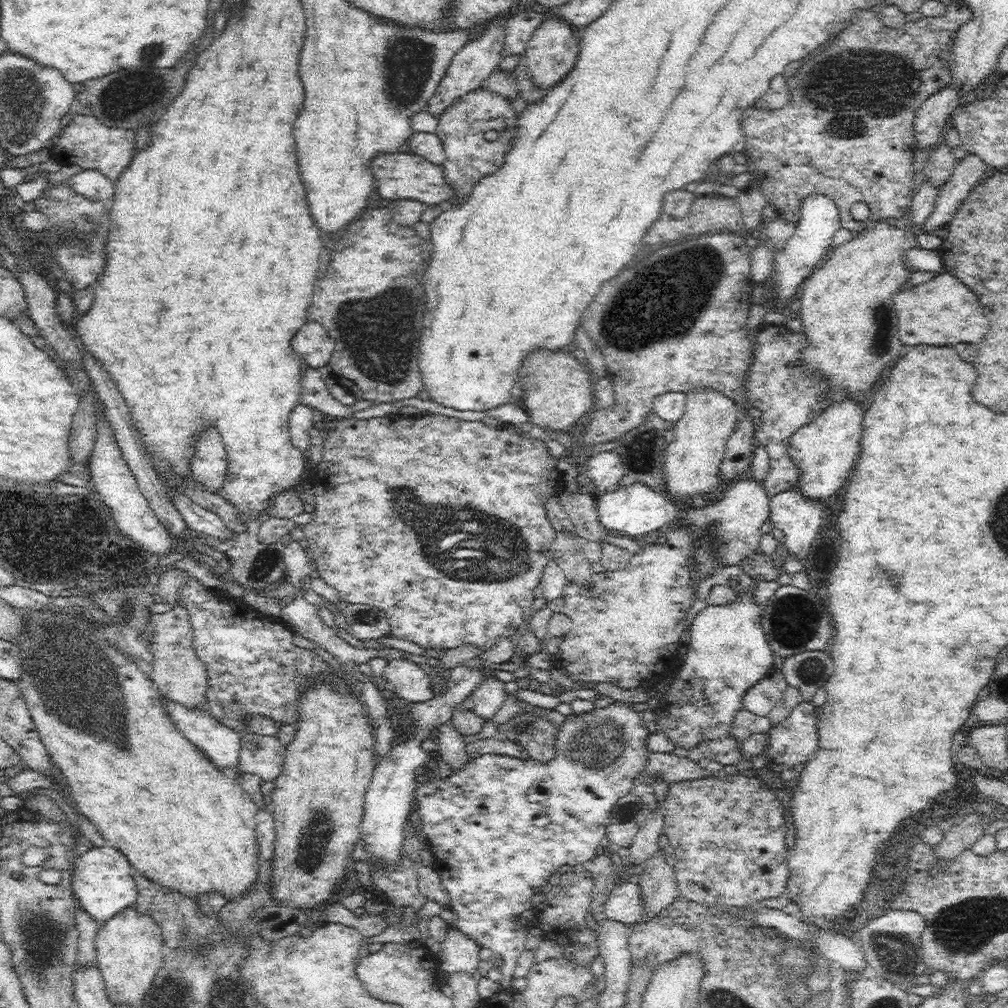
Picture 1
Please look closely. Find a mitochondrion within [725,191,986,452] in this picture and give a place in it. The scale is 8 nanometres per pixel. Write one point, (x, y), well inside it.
(882, 339)

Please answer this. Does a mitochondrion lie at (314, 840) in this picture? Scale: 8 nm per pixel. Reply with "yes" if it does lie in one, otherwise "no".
yes

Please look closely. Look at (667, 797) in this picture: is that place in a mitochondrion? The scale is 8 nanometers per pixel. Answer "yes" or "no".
no

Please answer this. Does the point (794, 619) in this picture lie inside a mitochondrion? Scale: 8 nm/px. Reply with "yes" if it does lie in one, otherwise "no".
yes

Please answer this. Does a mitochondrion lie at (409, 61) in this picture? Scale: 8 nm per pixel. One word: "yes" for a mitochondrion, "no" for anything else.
yes

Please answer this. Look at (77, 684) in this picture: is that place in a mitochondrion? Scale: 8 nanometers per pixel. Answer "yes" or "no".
yes

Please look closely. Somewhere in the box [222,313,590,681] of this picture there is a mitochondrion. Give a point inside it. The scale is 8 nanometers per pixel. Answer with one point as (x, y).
(472, 545)

